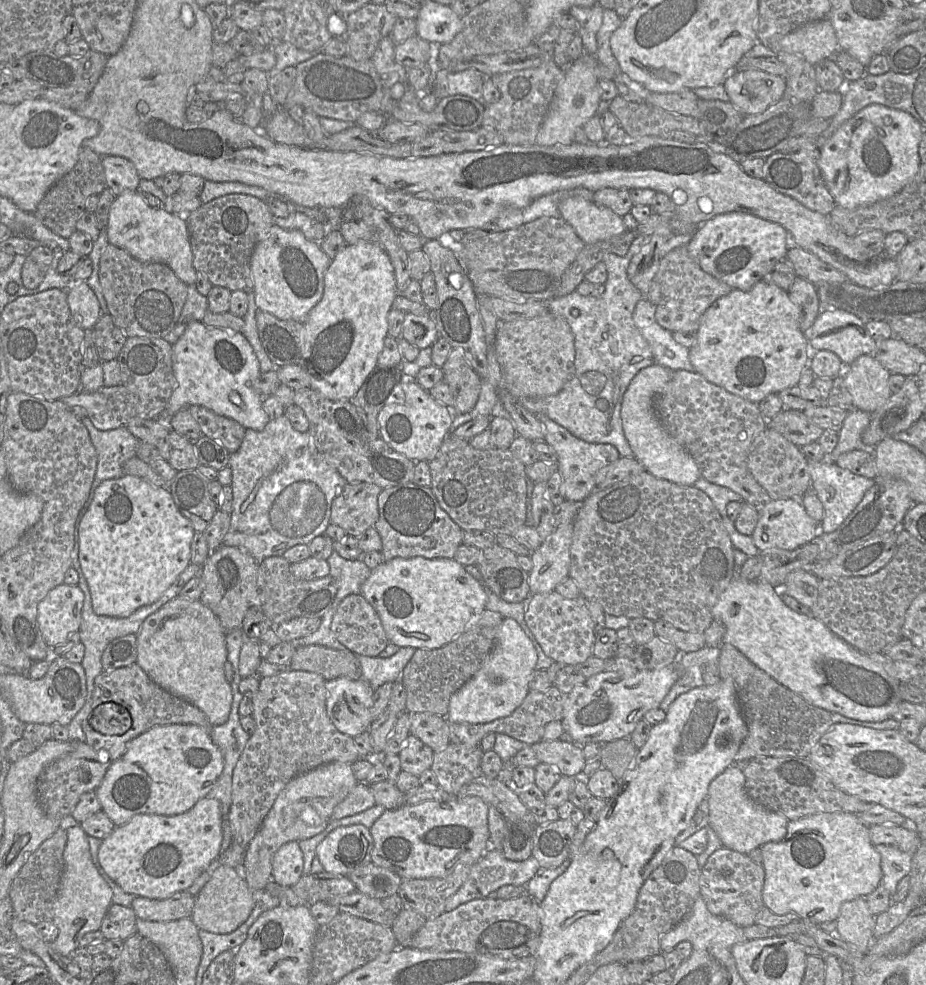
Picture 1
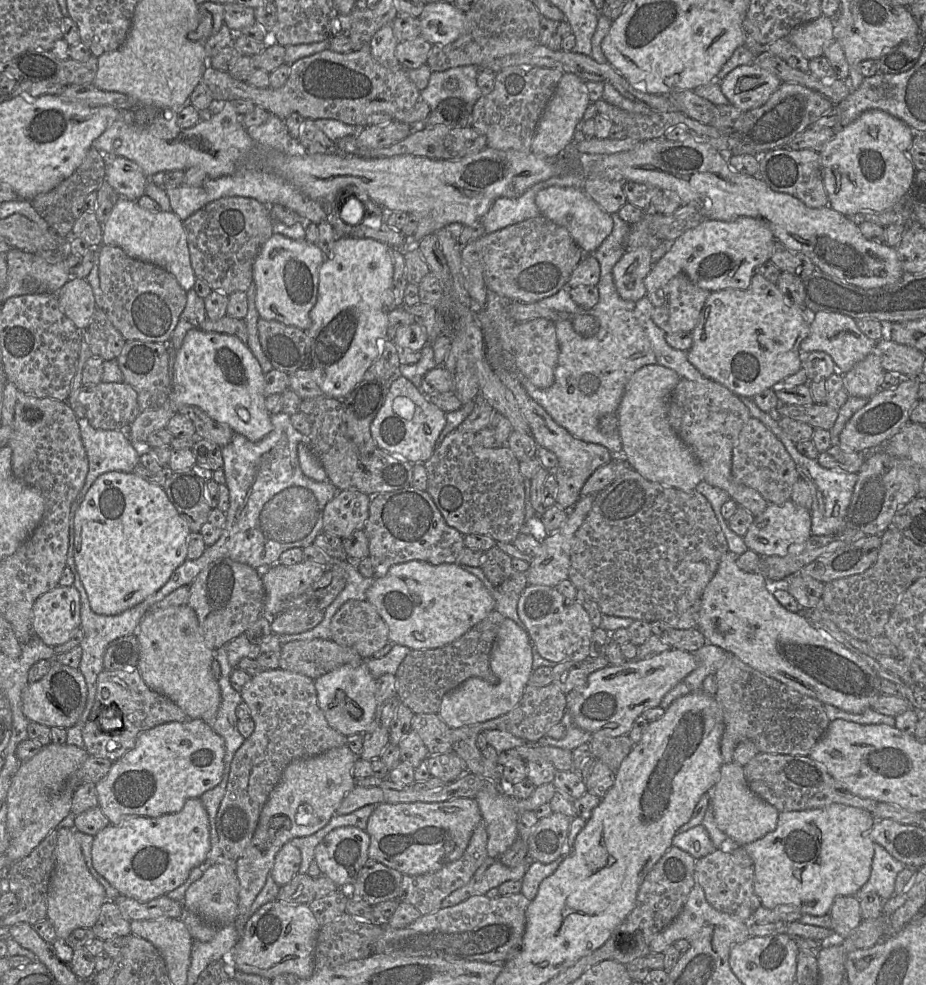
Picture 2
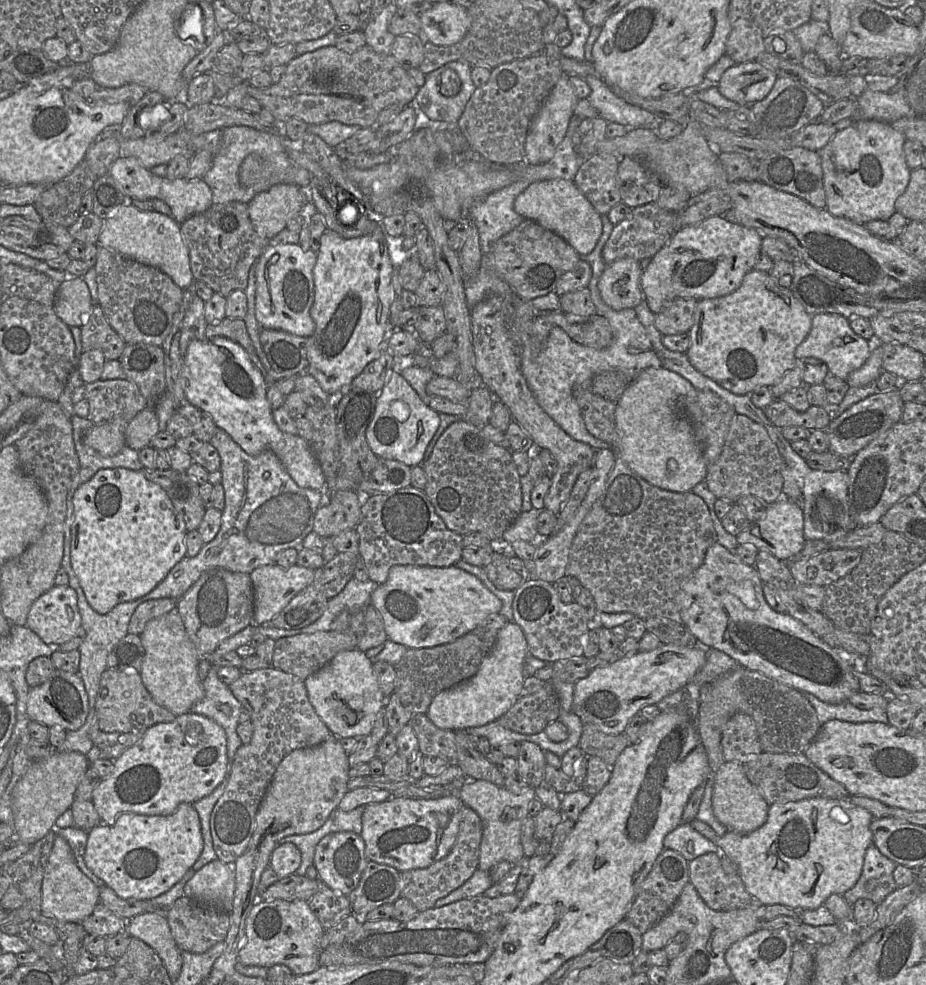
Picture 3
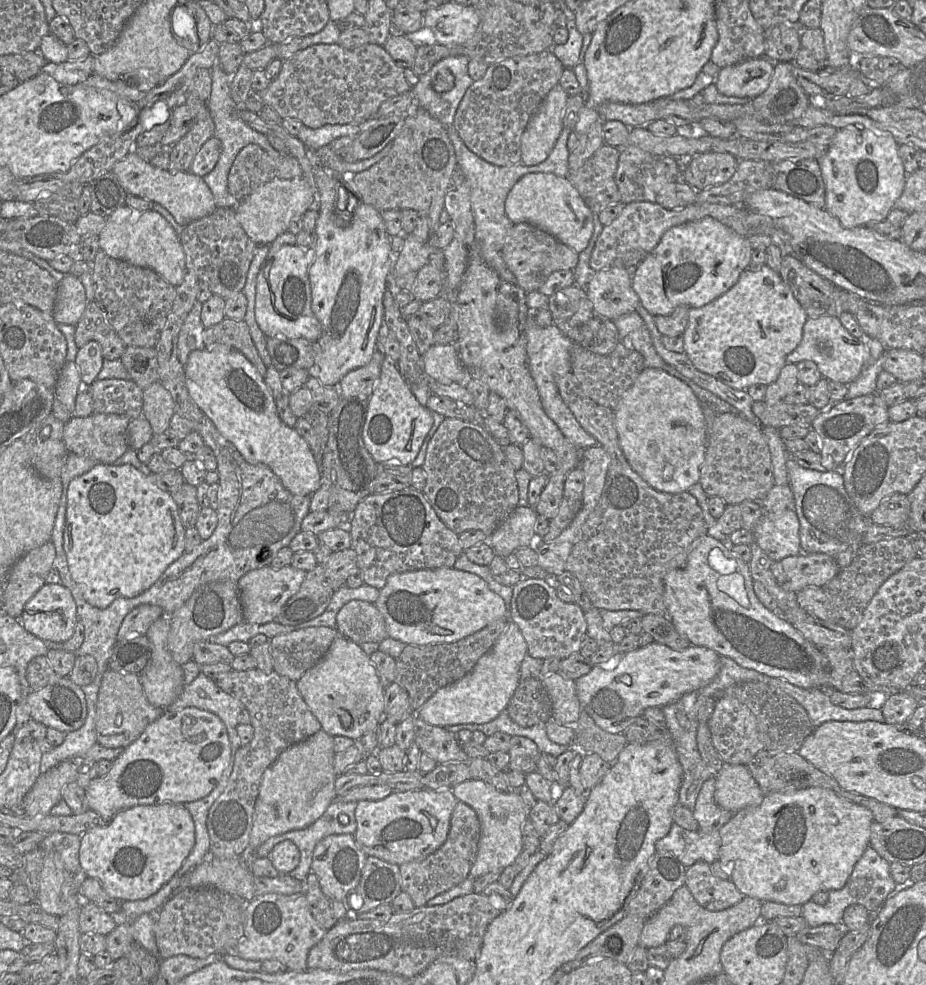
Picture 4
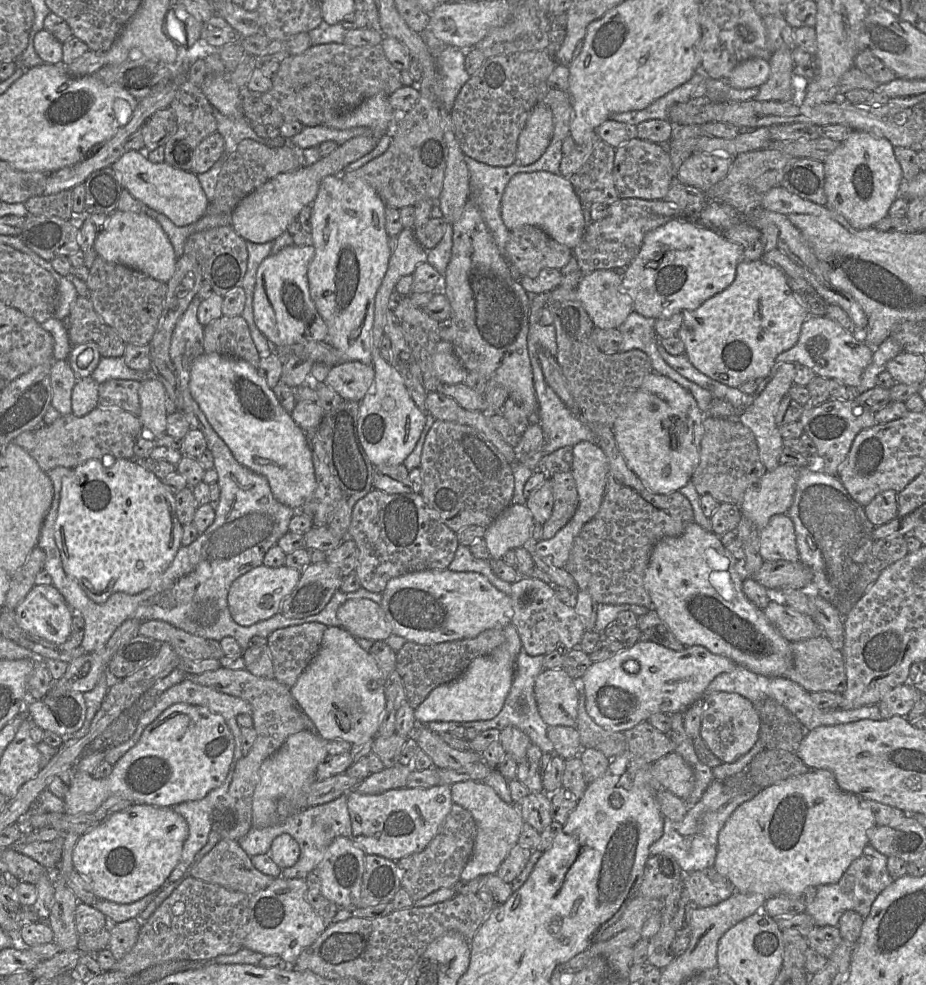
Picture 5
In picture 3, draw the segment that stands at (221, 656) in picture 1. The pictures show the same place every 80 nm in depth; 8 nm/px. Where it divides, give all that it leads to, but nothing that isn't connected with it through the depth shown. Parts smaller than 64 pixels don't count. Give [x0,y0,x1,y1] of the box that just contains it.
[139,608,204,716]

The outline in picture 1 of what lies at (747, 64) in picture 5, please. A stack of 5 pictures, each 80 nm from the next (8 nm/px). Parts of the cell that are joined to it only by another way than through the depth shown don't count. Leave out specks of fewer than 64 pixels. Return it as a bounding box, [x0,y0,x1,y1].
[723,70,786,115]

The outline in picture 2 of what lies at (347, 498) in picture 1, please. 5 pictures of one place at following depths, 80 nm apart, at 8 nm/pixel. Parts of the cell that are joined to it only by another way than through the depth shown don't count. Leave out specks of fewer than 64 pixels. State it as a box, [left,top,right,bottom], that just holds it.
[322,491,371,539]

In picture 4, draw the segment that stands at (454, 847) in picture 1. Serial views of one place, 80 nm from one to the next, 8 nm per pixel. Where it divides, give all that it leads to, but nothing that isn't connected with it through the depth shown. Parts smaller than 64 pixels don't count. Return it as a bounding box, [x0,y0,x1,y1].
[355,789,457,866]

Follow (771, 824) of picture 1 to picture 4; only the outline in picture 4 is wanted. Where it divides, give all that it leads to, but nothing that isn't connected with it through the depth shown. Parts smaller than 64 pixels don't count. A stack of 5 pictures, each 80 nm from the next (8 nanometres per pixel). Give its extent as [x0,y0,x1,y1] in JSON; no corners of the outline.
[715,763,765,813]

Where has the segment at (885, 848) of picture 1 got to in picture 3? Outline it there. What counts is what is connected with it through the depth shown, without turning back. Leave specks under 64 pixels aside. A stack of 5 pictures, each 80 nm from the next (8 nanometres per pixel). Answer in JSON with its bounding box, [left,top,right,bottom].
[842,843,898,905]

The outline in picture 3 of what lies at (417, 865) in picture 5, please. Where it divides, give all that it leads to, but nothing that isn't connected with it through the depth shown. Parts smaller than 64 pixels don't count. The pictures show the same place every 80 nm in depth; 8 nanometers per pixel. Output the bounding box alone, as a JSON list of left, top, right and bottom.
[401,805,481,912]

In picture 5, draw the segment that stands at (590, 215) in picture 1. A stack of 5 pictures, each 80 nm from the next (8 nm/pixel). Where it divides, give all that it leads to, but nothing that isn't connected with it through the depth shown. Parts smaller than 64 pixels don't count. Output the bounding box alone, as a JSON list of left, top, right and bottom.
[501,171,586,249]

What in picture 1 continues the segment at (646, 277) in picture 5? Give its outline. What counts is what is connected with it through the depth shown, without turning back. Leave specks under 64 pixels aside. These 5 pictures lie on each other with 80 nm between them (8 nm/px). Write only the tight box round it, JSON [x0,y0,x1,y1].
[686,212,788,291]

